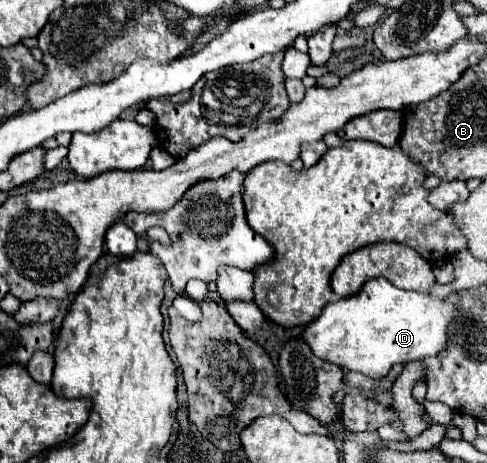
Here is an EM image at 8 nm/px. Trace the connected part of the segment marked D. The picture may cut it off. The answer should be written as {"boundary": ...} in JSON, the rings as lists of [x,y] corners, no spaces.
{"boundary":[[[375,278],[355,296],[329,302],[321,316],[303,328],[301,336],[321,360],[379,380],[387,376],[393,364],[439,354],[445,348],[447,326],[455,310],[455,304],[445,300],[431,300],[429,294],[401,290],[385,278]]]}

